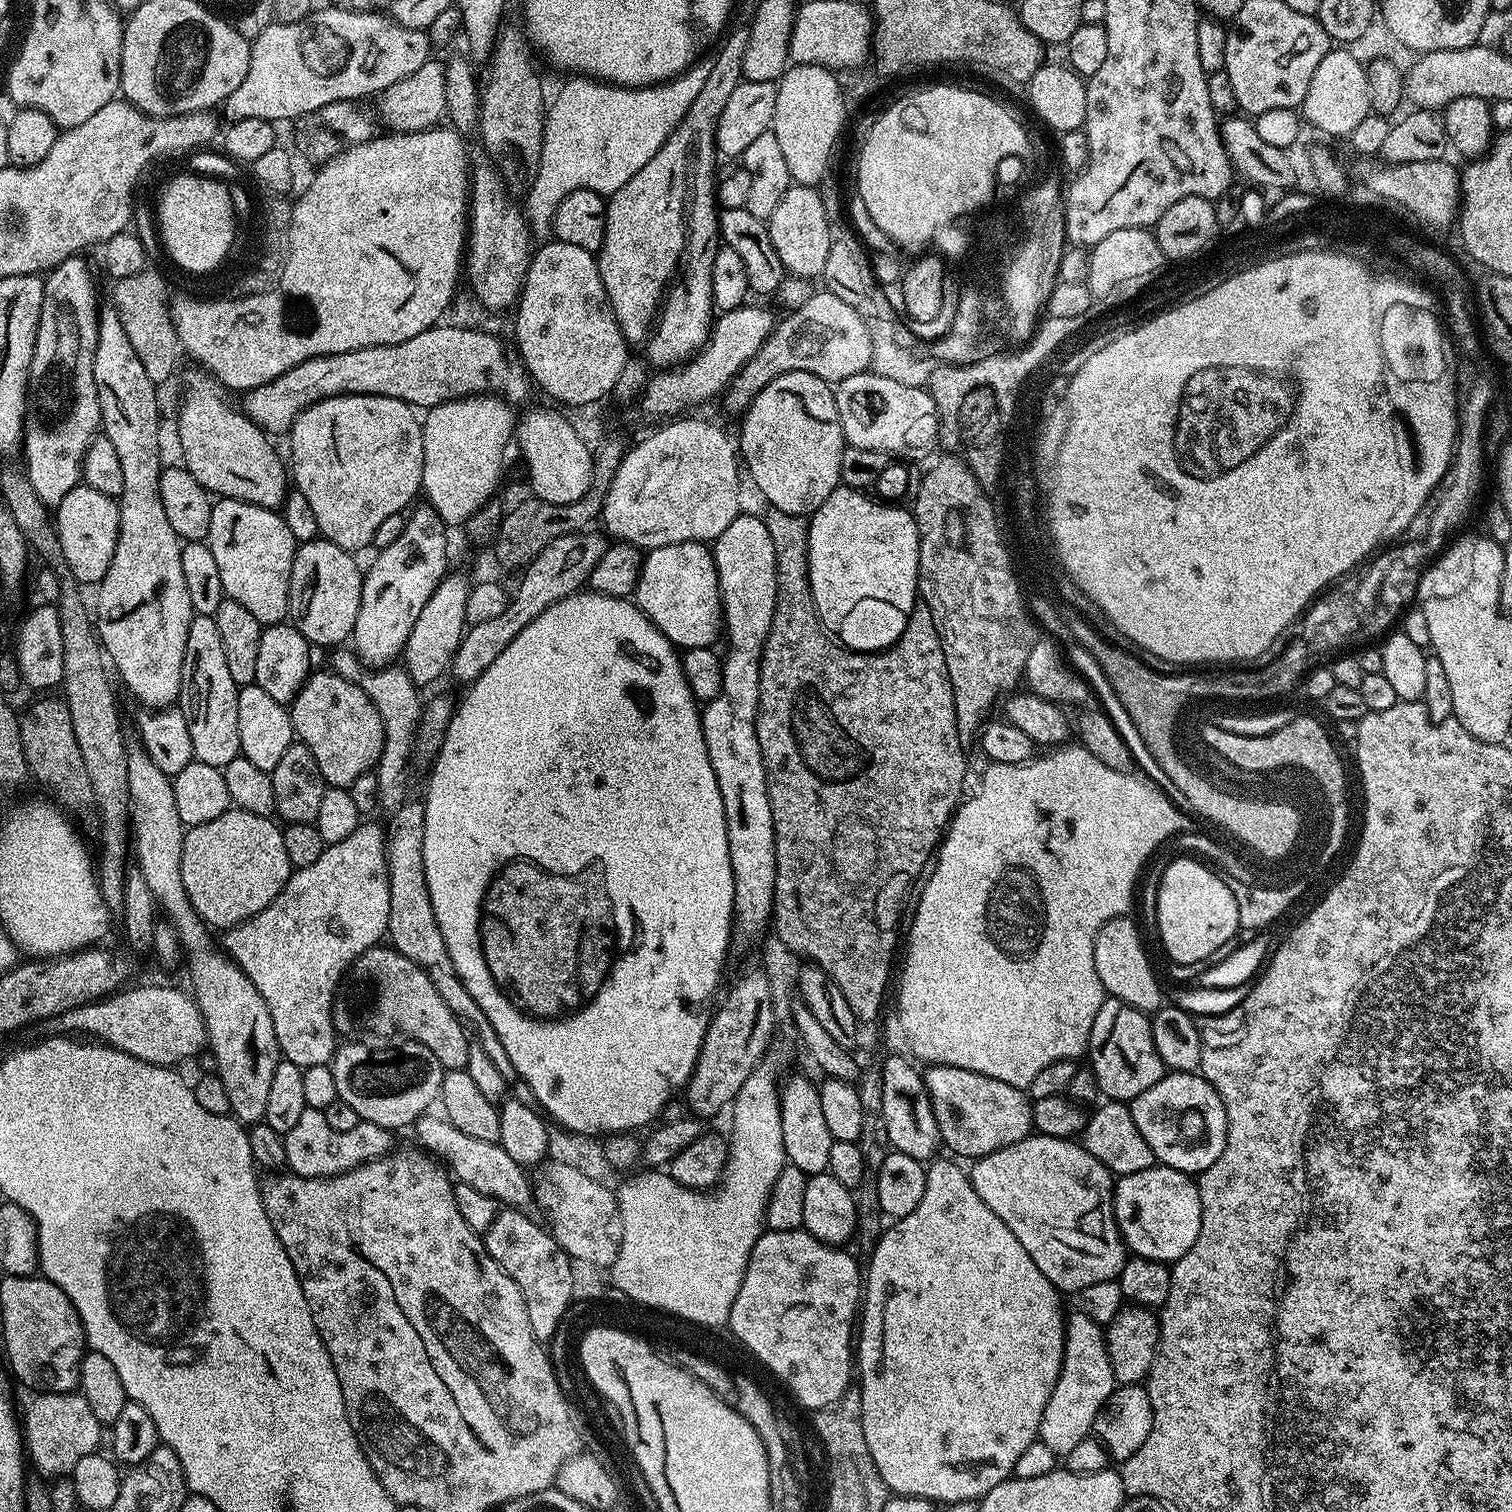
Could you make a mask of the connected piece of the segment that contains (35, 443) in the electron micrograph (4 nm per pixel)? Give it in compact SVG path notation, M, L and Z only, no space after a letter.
M80 254L67 256L57 268L51 269L47 273L44 282L44 297L42 298L40 321L38 322L38 330L36 331L36 349L34 350L34 358L30 362L30 374L28 375L28 410L24 414L24 439L22 441L22 457L24 456L25 464L23 464L23 467L26 469L30 486L37 492L37 496L41 499L41 502L47 506L60 504L62 498L66 498L66 494L70 494L70 490L81 483L84 455L92 444L92 441L96 439L98 433L101 431L98 390L95 388L94 378L95 346L98 342L99 328L97 320L98 303L96 304L96 284L92 281L92 272L88 269L88 264L83 260L84 258Z

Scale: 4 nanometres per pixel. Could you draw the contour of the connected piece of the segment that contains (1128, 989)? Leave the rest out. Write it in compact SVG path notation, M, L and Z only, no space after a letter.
M1115 916L1100 927L1094 942L1094 966L1098 970L1098 978L1105 993L1111 999L1126 1002L1142 1013L1154 1014L1162 1007L1160 984L1156 981L1156 972L1152 969L1151 962L1148 961L1148 952L1140 941L1141 929L1137 921L1133 920L1128 916Z

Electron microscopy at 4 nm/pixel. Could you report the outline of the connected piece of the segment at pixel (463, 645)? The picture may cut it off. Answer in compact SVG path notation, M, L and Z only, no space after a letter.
M596 530L571 532L562 538L554 538L554 542L547 544L528 563L521 575L524 577L516 592L514 588L514 595L509 599L505 612L498 614L498 618L471 625L465 631L452 659L450 676L461 680L461 685L471 684L482 674L482 670L486 670L486 666L490 666L490 662L494 662L494 658L498 658L498 654L502 654L502 650L506 650L506 646L510 646L514 638L518 638L518 634L522 634L522 630L526 630L526 626L530 626L530 622L534 622L534 618L538 618L538 614L542 614L542 610L562 598L573 596L587 585L590 574L609 545L603 533L592 531Z

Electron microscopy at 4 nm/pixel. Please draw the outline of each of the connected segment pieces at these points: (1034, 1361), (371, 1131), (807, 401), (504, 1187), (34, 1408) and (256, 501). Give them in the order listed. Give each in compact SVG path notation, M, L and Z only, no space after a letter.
M933 1159L927 1165L926 1190L922 1194L922 1202L918 1202L918 1206L914 1206L914 1210L910 1210L910 1214L899 1217L893 1223L896 1224L893 1228L888 1228L881 1234L880 1241L877 1242L876 1249L872 1252L872 1261L869 1262L868 1268L866 1264L866 1283L862 1288L862 1315L858 1320L858 1343L854 1348L854 1356L858 1361L858 1387L860 1389L860 1405L862 1406L862 1434L866 1434L866 1446L870 1446L870 1458L874 1458L874 1466L878 1466L878 1474L882 1474L882 1482L888 1487L889 1493L897 1496L926 1498L937 1505L943 1506L945 1504L957 1504L963 1500L979 1501L980 1497L985 1496L990 1490L994 1490L994 1486L998 1486L1001 1482L1012 1476L1014 1462L1018 1462L1019 1456L1026 1451L1026 1446L1033 1444L1039 1437L1042 1414L1046 1410L1046 1402L1050 1402L1050 1394L1054 1390L1054 1382L1058 1382L1058 1374L1062 1366L1062 1358L1064 1357L1066 1308L1060 1305L1060 1299L1062 1299L1061 1293L1052 1285L1050 1278L1046 1278L1046 1274L1042 1274L1042 1270L1038 1270L1038 1266L1034 1266L1034 1258L1030 1258L1030 1254L1026 1254L1026 1246L1022 1246L1022 1242L1018 1242L1018 1238L1014 1238L1010 1226L1006 1226L1006 1222L1002 1222L1002 1218L998 1218L998 1214L994 1214L994 1210L990 1210L990 1206L986 1206L986 1202L982 1202L982 1198L978 1198L969 1173L965 1169L963 1172L955 1164L955 1162L957 1163L955 1159L952 1159L953 1161L940 1159Z
M304 1108L298 1117L296 1125L289 1132L283 1133L284 1145L286 1146L286 1165L295 1175L306 1178L318 1178L319 1176L337 1176L343 1172L348 1172L352 1168L362 1166L371 1160L377 1160L379 1156L387 1156L393 1151L393 1133L389 1129L371 1124L361 1120L358 1126L353 1126L351 1130L334 1130L330 1122L326 1122L323 1111L319 1108Z
M787 372L778 378L771 380L760 393L754 398L754 402L750 402L750 406L742 413L740 424L740 440L738 436L738 456L742 461L743 467L746 469L746 476L756 483L756 488L772 503L771 507L778 512L786 514L794 514L795 516L811 517L812 513L817 512L822 506L822 502L826 502L826 498L830 498L830 494L834 489L841 487L840 467L842 466L842 450L846 446L844 439L844 431L842 430L842 422L838 418L838 406L836 405L836 393L833 385L828 381L818 378L809 372Z
M427 1112L420 1116L416 1123L413 1124L412 1130L416 1132L416 1138L420 1142L419 1147L434 1155L449 1167L451 1173L454 1176L456 1174L457 1177L455 1176L455 1179L459 1183L473 1186L474 1189L481 1191L482 1194L489 1194L494 1197L497 1203L514 1210L527 1211L533 1205L533 1187L529 1175L527 1178L525 1174L527 1171L523 1168L523 1165L516 1163L514 1158L507 1154L506 1150L498 1142L483 1142L476 1138L471 1138L468 1134L463 1134L462 1131L458 1130L456 1126L450 1123L449 1120L445 1120L441 1115L437 1113L434 1115L434 1112Z
M46 1392L39 1393L34 1398L25 1414L24 1411L22 1414L22 1432L27 1457L33 1469L44 1479L53 1480L69 1477L74 1467L77 1466L79 1459L88 1457L89 1454L99 1449L102 1425L94 1417L90 1404L78 1392Z
M192 371L196 372L184 376L184 397L176 416L183 467L213 497L279 509L290 491L290 472L285 461L284 464L280 461L272 445L275 443L243 410L228 401L229 393L224 385L213 380L209 372Z

